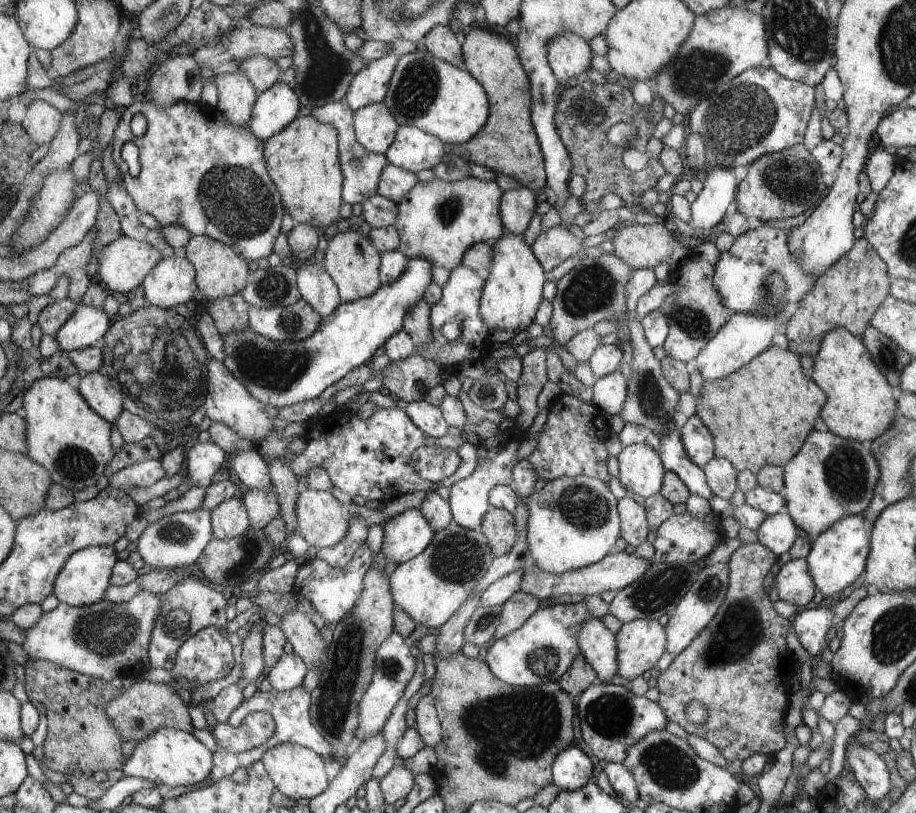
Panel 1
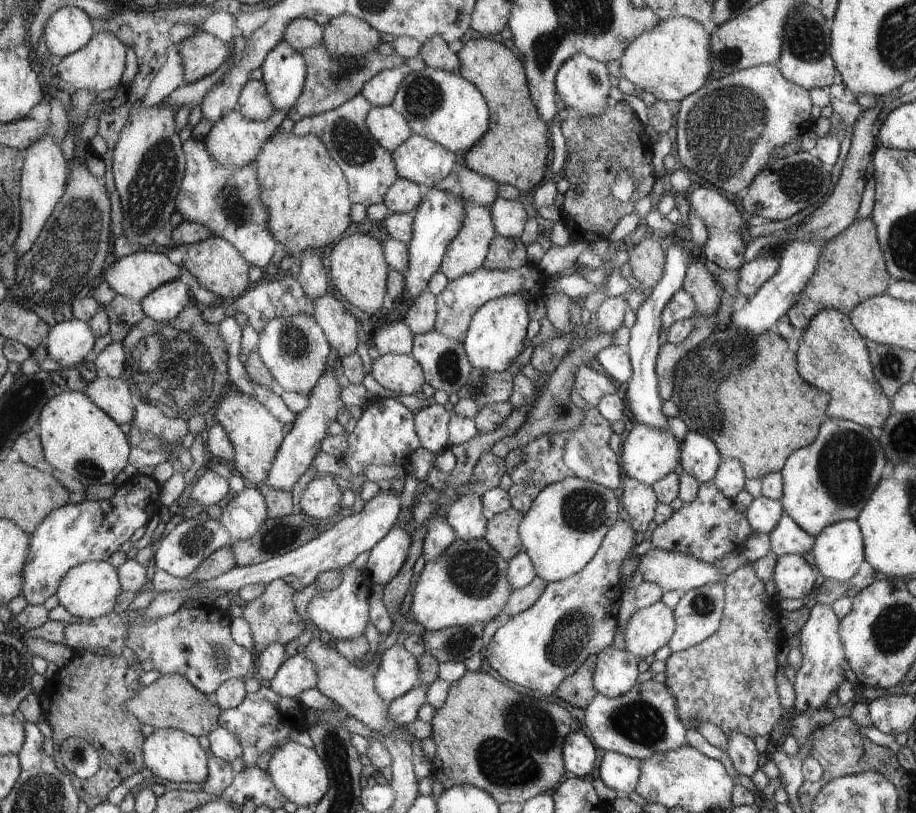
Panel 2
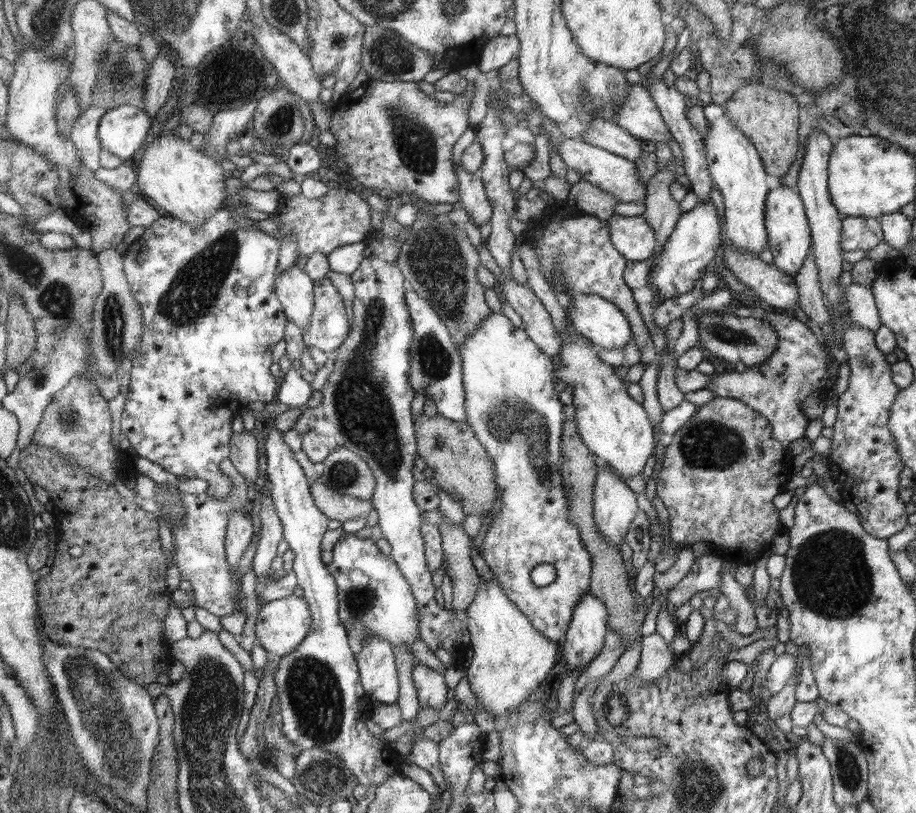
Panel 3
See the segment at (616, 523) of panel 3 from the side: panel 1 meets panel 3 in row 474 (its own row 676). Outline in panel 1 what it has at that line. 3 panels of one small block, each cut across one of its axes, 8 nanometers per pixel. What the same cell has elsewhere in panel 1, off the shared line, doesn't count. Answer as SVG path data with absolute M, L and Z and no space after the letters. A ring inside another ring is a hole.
M590 616L581 628L578 633L581 653L594 669L598 681L608 682L618 675L620 667L617 661L617 640L614 640L614 634L598 620L598 617Z

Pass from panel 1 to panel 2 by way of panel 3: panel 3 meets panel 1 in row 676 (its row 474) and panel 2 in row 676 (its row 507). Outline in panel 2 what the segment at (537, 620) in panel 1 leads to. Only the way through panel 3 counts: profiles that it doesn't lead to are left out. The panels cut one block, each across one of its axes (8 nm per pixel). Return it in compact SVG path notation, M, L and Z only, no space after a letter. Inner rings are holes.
M624 515L618 517L602 540L602 546L594 554L594 558L582 568L578 574L562 581L547 583L542 596L524 612L505 619L503 625L496 630L488 646L484 648L485 664L489 670L519 687L534 690L536 694L551 696L568 679L570 675L582 666L590 655L597 656L606 646L612 644L618 624L618 610L620 610L620 564L628 556L634 546L635 530Z

